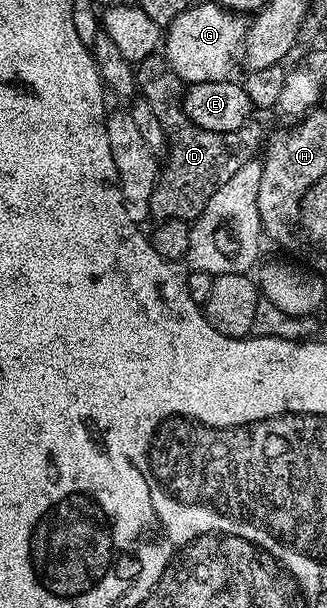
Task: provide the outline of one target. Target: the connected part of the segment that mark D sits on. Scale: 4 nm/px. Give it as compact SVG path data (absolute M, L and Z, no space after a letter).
M164 55L147 57L136 65L135 71L140 95L147 106L151 106L155 118L159 118L159 126L163 126L163 134L169 143L167 159L160 169L157 185L151 194L149 215L157 222L192 222L199 214L203 214L203 206L207 206L211 194L215 194L215 190L219 190L219 186L223 186L227 178L232 178L262 151L261 132L253 122L234 132L212 132L195 126L185 113L183 82L175 74L175 70L171 70Z

